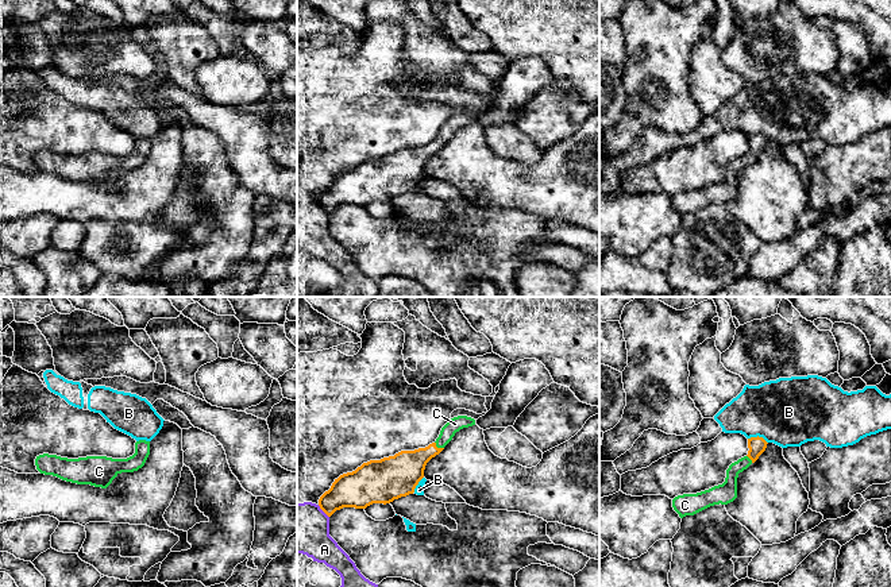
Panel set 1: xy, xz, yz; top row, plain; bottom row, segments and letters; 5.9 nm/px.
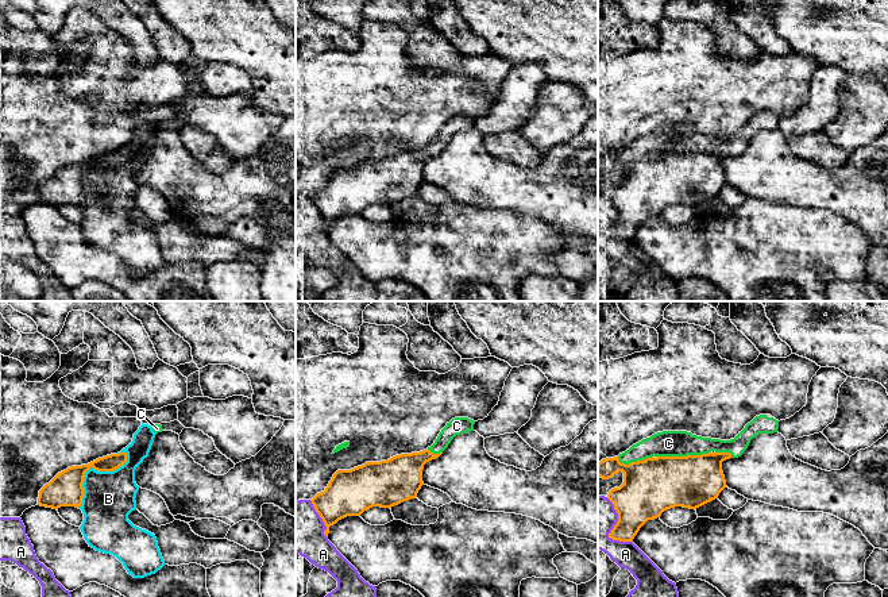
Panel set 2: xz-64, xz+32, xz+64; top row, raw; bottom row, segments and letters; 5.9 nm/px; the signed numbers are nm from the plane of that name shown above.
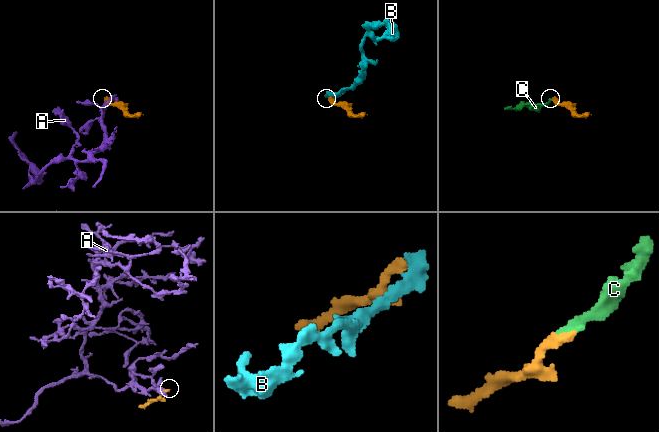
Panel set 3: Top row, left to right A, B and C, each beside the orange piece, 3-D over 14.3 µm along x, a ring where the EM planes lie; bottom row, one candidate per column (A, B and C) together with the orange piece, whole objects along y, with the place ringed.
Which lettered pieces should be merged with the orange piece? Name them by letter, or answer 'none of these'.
C

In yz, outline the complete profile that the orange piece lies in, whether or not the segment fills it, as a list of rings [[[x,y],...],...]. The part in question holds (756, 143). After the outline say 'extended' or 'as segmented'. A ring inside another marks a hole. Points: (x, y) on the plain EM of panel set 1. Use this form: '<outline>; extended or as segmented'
[[[763,135],[748,136],[748,152],[732,161],[726,167],[726,175],[722,182],[697,192],[683,192],[672,197],[672,205],[680,216],[694,213],[714,202],[728,202],[737,196],[738,171],[755,161],[765,148],[767,139]]]; extended

